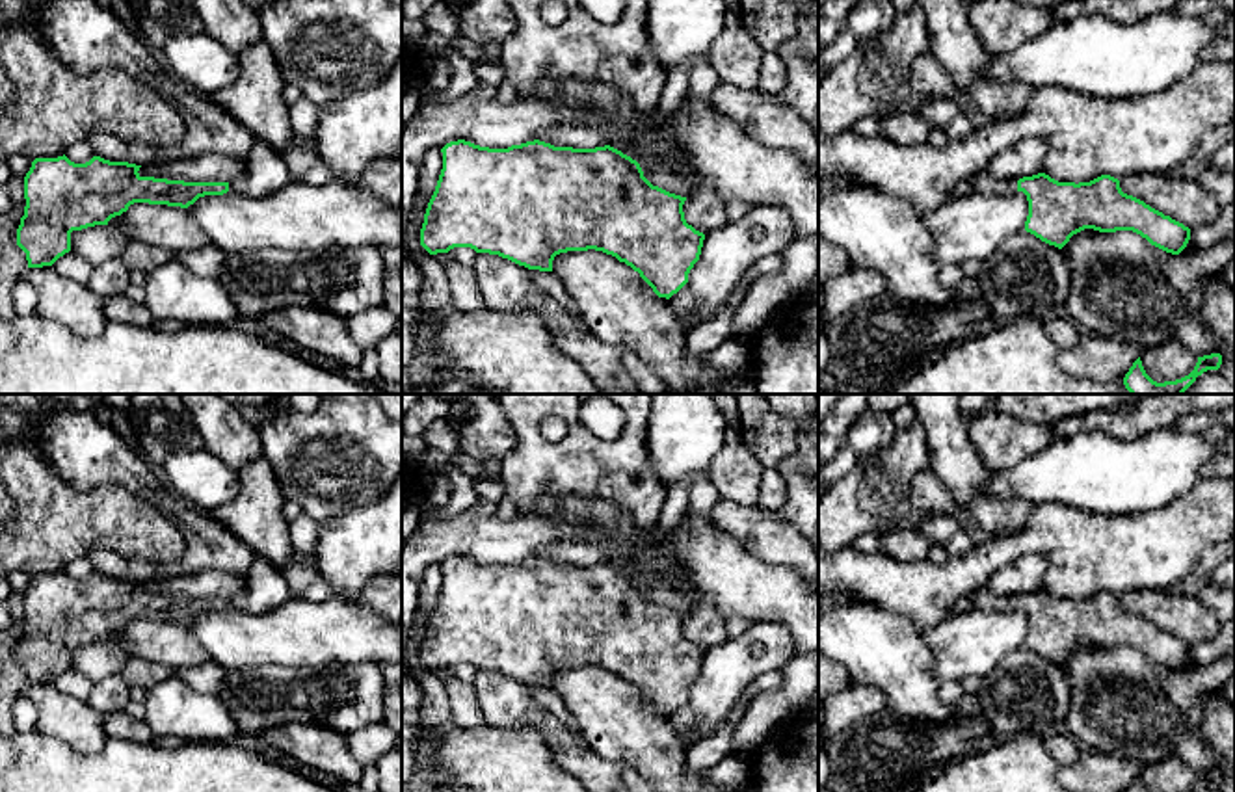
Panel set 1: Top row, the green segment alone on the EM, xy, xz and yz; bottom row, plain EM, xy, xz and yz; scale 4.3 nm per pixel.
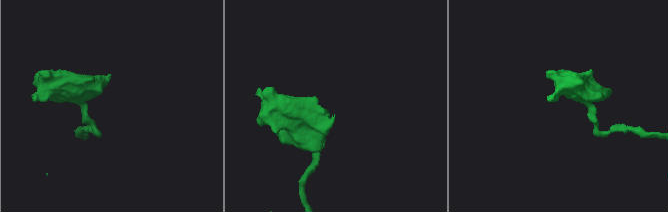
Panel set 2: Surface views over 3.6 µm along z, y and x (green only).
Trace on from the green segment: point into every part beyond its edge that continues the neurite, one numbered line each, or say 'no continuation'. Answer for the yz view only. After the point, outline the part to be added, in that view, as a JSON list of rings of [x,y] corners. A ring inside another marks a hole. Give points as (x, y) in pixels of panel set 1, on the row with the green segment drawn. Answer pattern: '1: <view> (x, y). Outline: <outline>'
1: yz (982, 183). Outline: [[[982,167],[978,173],[971,177],[971,186],[975,193],[1001,193],[1012,195],[1017,191],[1017,180],[997,180],[986,173]]]

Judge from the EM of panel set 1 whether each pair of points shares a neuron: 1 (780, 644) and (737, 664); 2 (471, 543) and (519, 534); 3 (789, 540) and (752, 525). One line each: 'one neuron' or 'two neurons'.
1: one neuron
2: one neuron
3: one neuron

